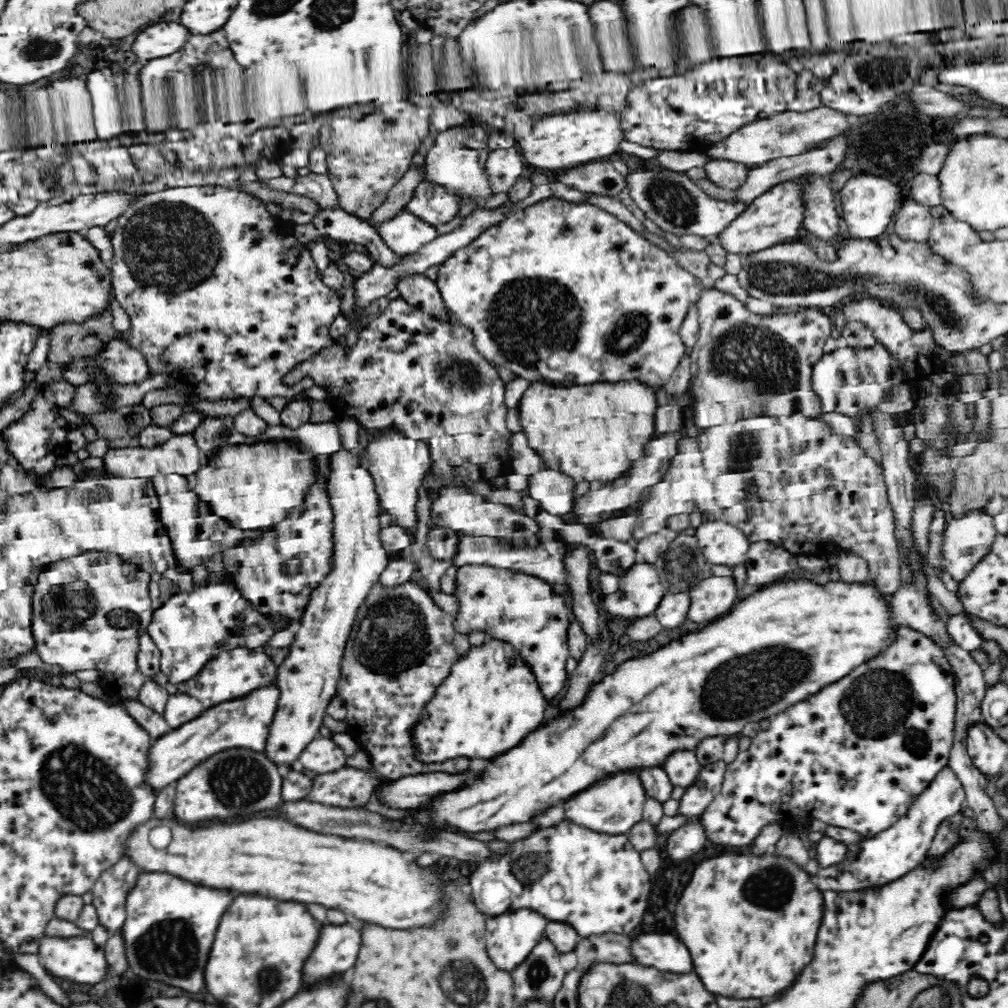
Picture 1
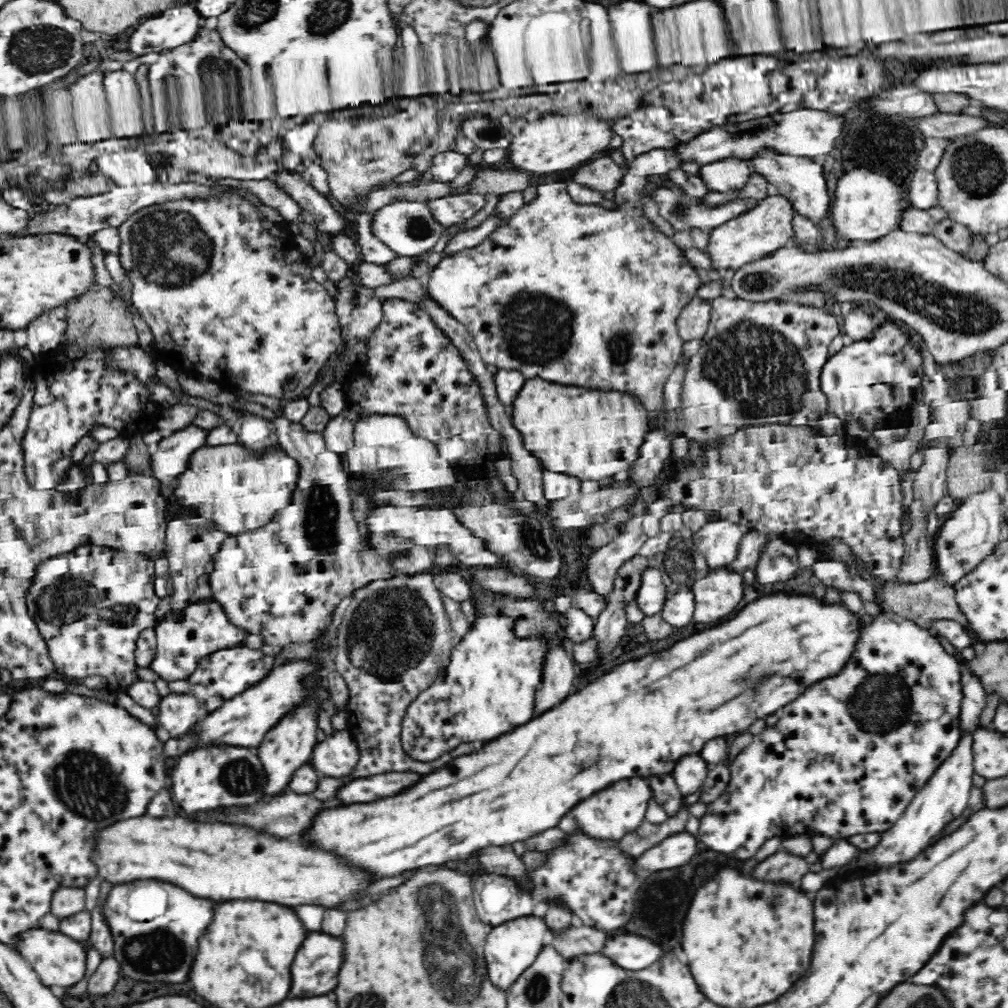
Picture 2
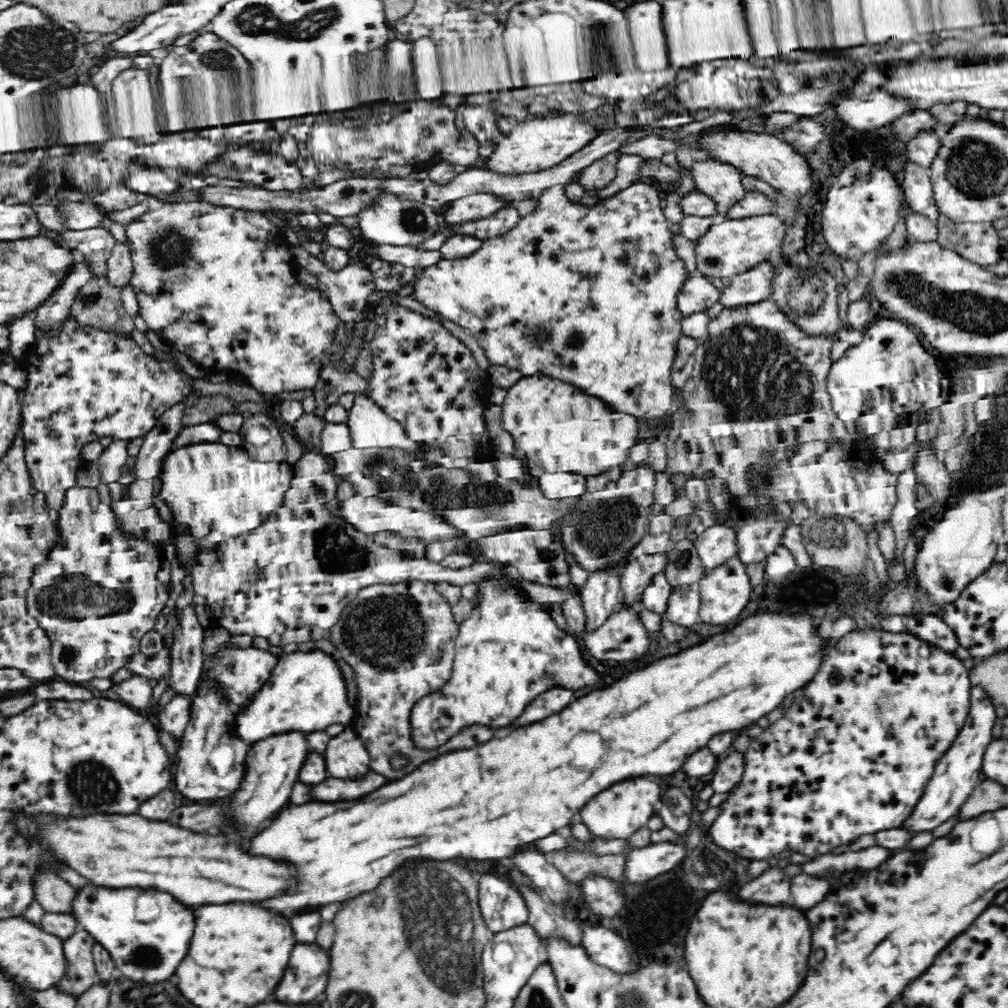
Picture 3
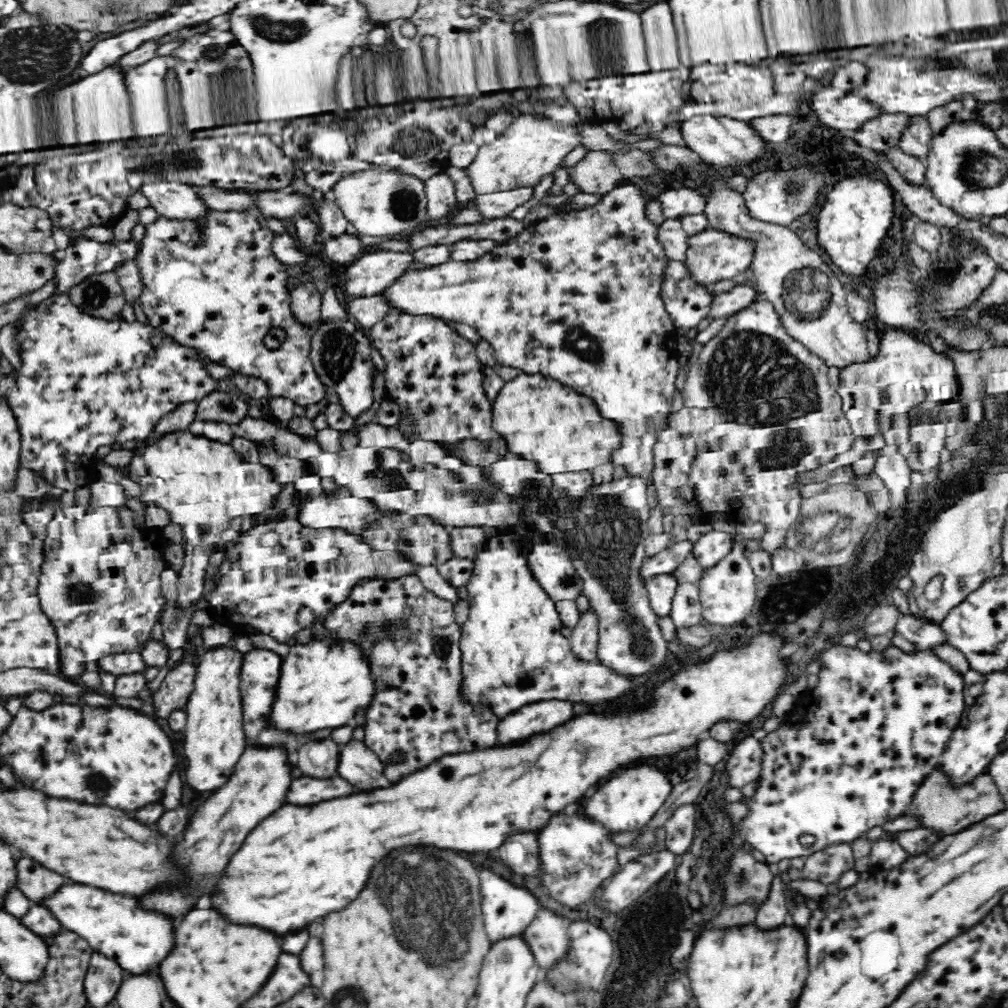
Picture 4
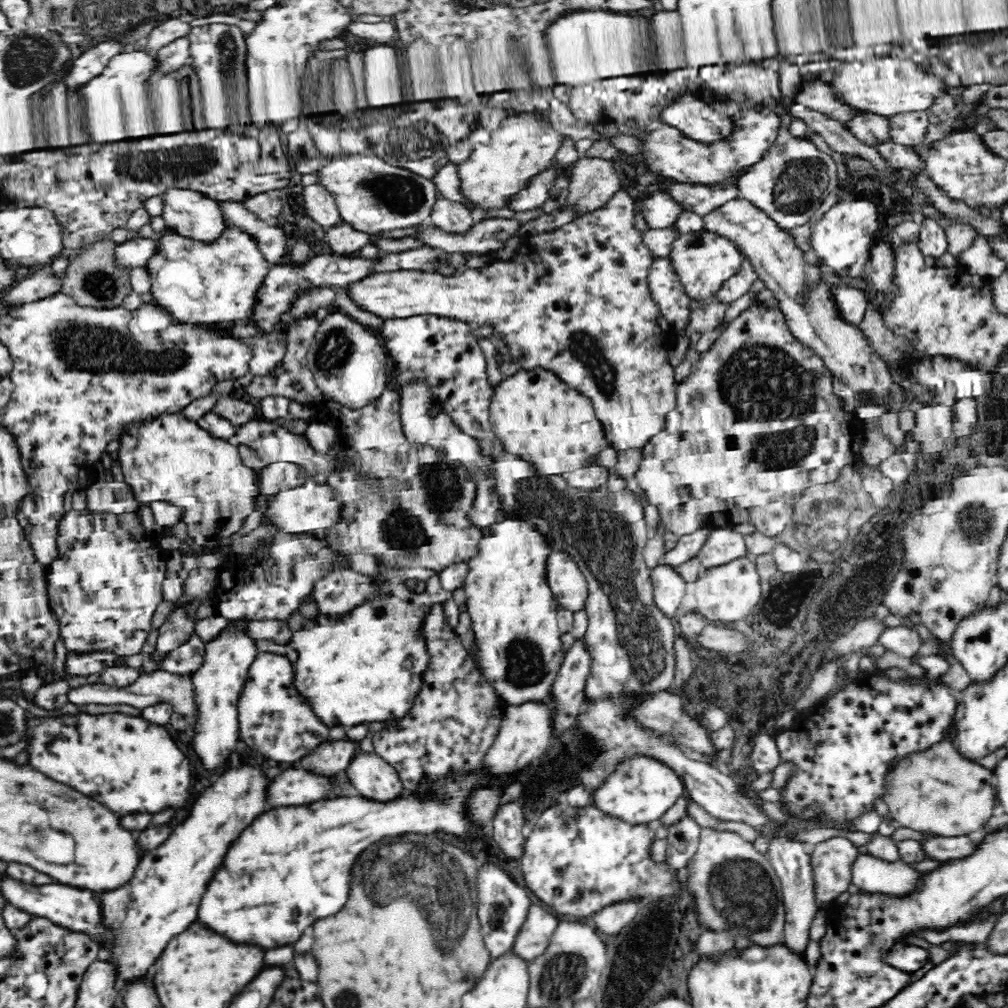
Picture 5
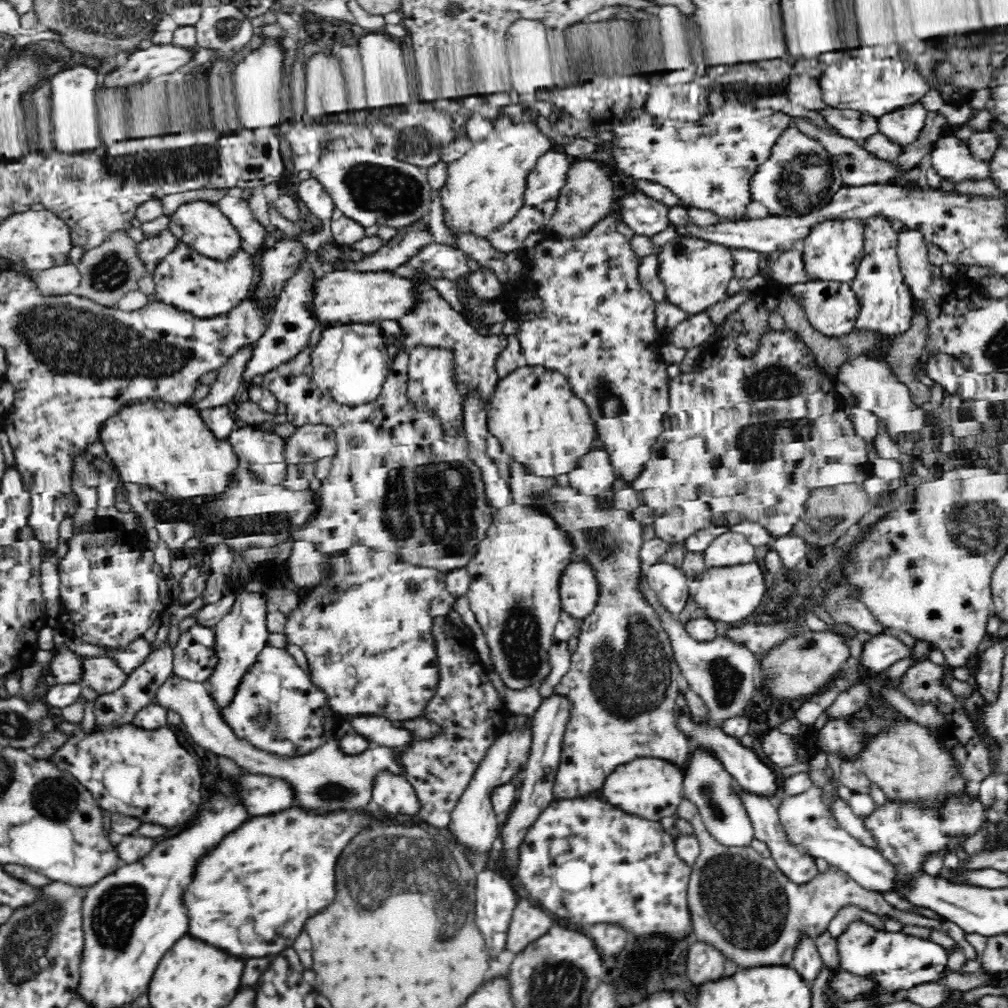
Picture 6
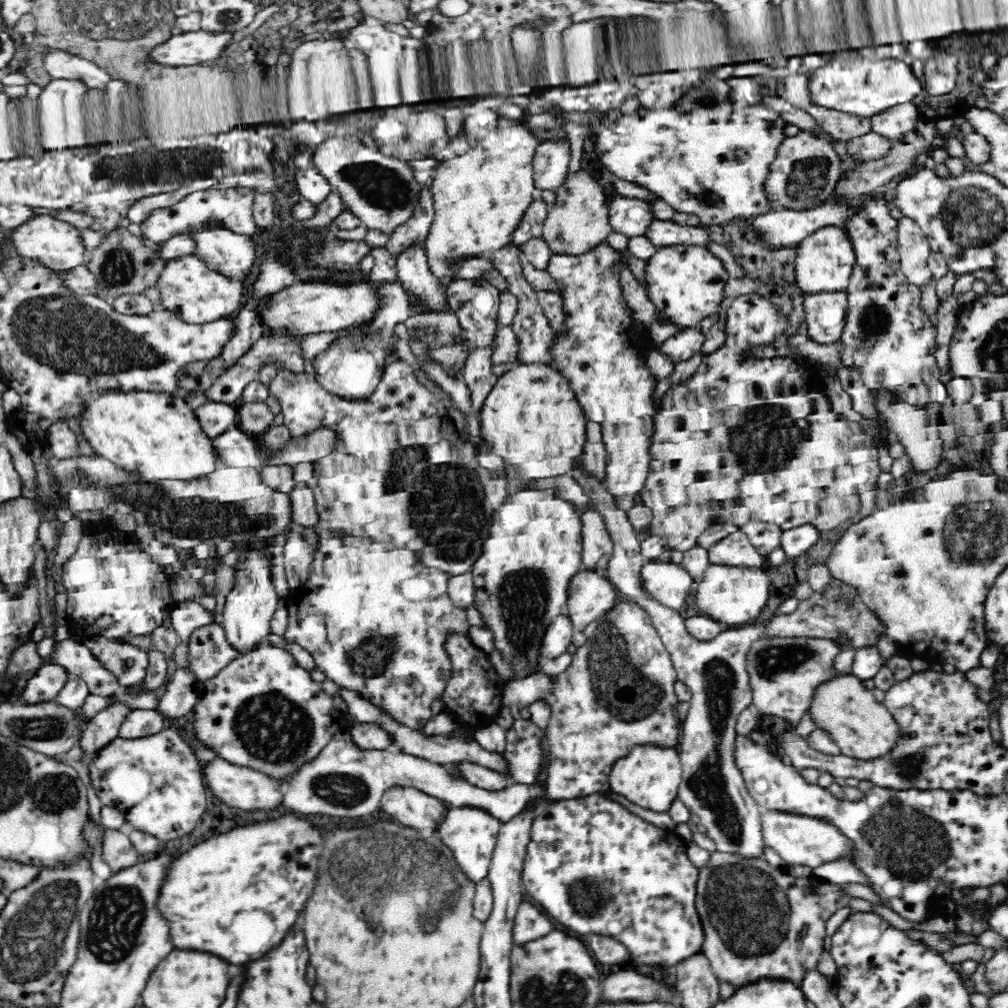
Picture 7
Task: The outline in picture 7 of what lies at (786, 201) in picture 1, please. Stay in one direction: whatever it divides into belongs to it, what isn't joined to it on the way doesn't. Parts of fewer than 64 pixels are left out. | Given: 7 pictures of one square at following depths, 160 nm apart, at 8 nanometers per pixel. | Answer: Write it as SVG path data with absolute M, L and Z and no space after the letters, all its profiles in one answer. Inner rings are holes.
M677 245L661 247L646 261L643 284L648 299L656 306L660 322L668 322L682 331L699 328L704 318L720 311L728 278L722 261L705 246Z

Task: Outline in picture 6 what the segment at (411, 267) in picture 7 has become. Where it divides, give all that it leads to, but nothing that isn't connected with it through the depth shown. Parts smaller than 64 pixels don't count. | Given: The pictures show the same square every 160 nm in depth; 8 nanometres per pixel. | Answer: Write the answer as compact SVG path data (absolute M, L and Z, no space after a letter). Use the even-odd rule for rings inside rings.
M418 268L415 269L414 274L424 276L410 276L410 281L414 283L414 285L411 286L411 292L413 292L414 301L416 302L414 302L412 308L408 310L406 316L397 320L402 328L402 335L399 335L395 339L395 342L401 349L412 348L414 345L419 344L454 349L454 351L456 351L456 368L459 381L458 389L460 389L460 393L462 393L462 400L470 389L478 389L478 391L482 393L482 397L488 402L499 382L499 377L496 374L496 360L498 360L498 356L502 354L502 350L508 346L508 340L506 339L507 334L503 334L502 332L498 335L481 336L476 333L476 330L468 325L460 312L454 312L452 306L450 306L450 304L444 300L442 294L436 290L436 286L432 286L430 282L426 282L426 280L430 280L430 276Z

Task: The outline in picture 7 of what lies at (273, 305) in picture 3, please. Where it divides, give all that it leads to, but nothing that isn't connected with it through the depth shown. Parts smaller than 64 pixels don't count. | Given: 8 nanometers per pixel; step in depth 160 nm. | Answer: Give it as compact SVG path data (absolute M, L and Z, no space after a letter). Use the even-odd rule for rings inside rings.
M184 256L167 262L167 268L157 281L163 301L162 308L174 313L186 324L210 324L218 320L234 317L243 302L243 284L240 281L226 279L212 271L204 260L194 256Z

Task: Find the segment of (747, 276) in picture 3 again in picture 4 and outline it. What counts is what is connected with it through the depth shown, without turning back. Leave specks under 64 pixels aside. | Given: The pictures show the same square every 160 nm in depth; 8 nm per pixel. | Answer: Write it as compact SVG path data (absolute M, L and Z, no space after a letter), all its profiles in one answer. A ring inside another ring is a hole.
M738 284L732 290L713 298L707 318L713 321L719 318L730 318L758 299L763 298L756 289L746 284Z

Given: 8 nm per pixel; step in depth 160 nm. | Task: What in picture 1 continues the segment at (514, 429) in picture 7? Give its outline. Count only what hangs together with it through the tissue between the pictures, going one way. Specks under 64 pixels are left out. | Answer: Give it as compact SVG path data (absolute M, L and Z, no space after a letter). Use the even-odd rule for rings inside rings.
M631 381L630 384L592 384L584 388L548 388L546 384L534 382L525 390L517 408L527 443L542 458L546 468L566 473L577 483L584 480L600 480L605 483L622 476L632 466L632 462L642 456L644 446L650 442L654 432L658 404L655 392L638 381Z

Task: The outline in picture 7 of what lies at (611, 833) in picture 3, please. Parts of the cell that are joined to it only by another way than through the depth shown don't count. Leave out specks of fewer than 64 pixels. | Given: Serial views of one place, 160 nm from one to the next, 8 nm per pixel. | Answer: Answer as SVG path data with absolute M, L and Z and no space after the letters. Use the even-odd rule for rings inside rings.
M636 744L624 758L618 758L612 766L610 785L617 795L628 801L652 810L654 812L667 812L672 799L678 795L681 782L682 763L679 758L677 746L659 746L659 744Z

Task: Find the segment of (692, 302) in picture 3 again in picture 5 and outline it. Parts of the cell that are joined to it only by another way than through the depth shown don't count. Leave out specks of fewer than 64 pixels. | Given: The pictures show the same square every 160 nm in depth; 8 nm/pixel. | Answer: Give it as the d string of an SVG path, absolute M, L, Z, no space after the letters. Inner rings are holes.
M654 257L649 270L648 286L662 317L671 324L673 331L680 330L692 314L692 300L681 291L680 281L674 275L668 258Z

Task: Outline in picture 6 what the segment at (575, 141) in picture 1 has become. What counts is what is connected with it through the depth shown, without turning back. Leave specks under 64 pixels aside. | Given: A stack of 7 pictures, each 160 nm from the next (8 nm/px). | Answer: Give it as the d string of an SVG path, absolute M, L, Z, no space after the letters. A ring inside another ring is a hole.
M481 109L476 110L466 124L471 148L458 160L447 163L445 181L439 188L444 224L457 242L463 235L487 239L492 236L492 232L508 224L526 205L524 192L527 178L538 158L555 147L552 140L538 129L536 122L516 124L506 116L496 122L489 122L481 113Z

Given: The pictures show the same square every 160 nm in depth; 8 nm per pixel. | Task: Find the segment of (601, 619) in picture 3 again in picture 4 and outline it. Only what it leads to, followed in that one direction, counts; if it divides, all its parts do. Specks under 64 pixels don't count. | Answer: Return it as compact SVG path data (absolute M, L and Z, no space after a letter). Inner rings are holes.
M591 608L581 614L578 624L572 629L572 634L568 639L572 654L575 654L578 660L584 662L595 662L597 660L599 634L597 618L595 618Z

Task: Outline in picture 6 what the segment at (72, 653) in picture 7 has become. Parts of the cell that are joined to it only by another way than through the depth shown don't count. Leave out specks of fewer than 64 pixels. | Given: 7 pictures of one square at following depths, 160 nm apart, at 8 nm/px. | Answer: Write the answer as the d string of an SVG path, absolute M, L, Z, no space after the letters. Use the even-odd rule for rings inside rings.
M104 656L83 657L81 669L82 682L98 695L114 692L125 683L128 676L116 666L114 660Z

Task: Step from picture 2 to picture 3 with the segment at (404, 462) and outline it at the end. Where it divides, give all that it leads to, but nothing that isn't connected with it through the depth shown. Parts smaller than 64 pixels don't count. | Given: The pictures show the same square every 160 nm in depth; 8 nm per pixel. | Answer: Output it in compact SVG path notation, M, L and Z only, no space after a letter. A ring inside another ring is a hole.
M355 394L350 408L347 427L351 432L352 446L359 449L402 448L417 458L419 442L410 440L400 423L390 418L372 397Z

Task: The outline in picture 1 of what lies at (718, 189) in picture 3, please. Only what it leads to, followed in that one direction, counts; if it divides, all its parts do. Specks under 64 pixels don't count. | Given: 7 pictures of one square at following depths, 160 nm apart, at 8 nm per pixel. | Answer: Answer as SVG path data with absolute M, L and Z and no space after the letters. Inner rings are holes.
M708 159L703 167L706 168L706 176L710 182L722 188L730 188L730 190L736 190L744 184L750 169L741 162L716 159Z

